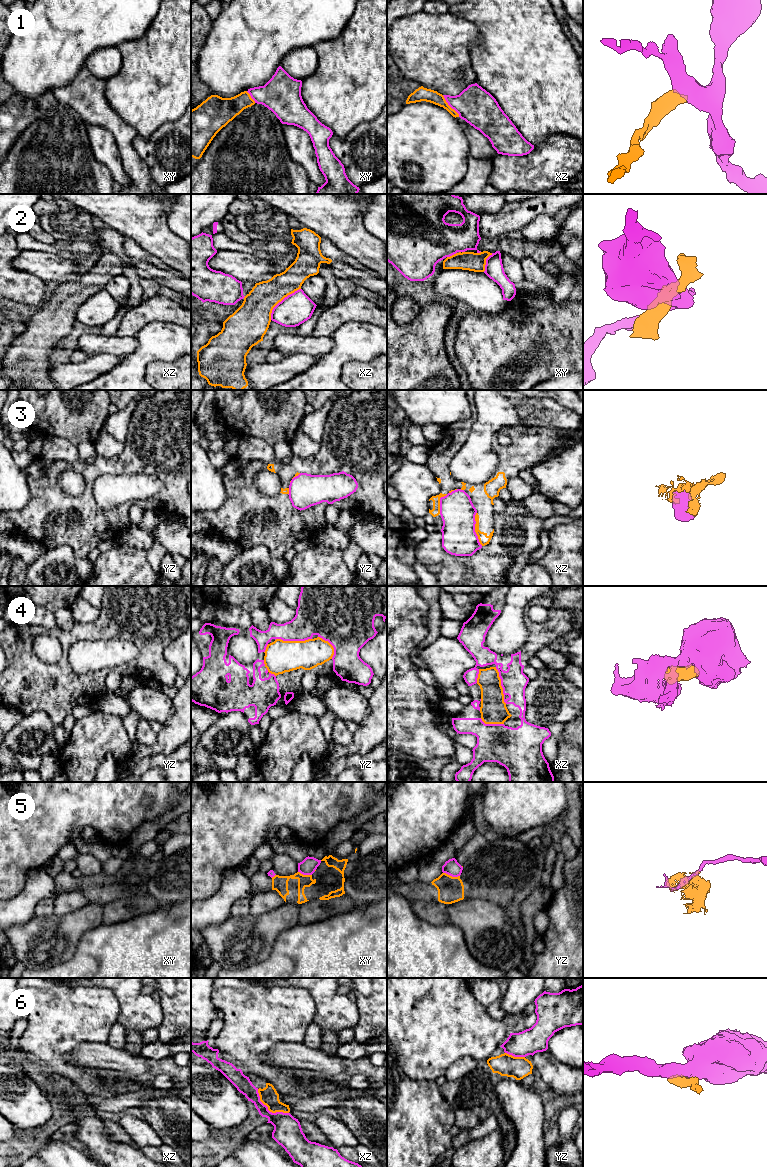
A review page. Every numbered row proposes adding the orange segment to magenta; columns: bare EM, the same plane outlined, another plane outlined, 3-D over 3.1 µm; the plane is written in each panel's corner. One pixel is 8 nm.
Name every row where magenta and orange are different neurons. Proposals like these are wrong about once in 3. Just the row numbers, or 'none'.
1, 2, 3, 4, 5, 6

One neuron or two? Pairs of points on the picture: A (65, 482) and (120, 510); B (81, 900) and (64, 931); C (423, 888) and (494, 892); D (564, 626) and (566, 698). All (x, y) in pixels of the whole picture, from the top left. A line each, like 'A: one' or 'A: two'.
A: one
B: two
C: one
D: two

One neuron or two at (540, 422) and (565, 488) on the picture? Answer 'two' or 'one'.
two

